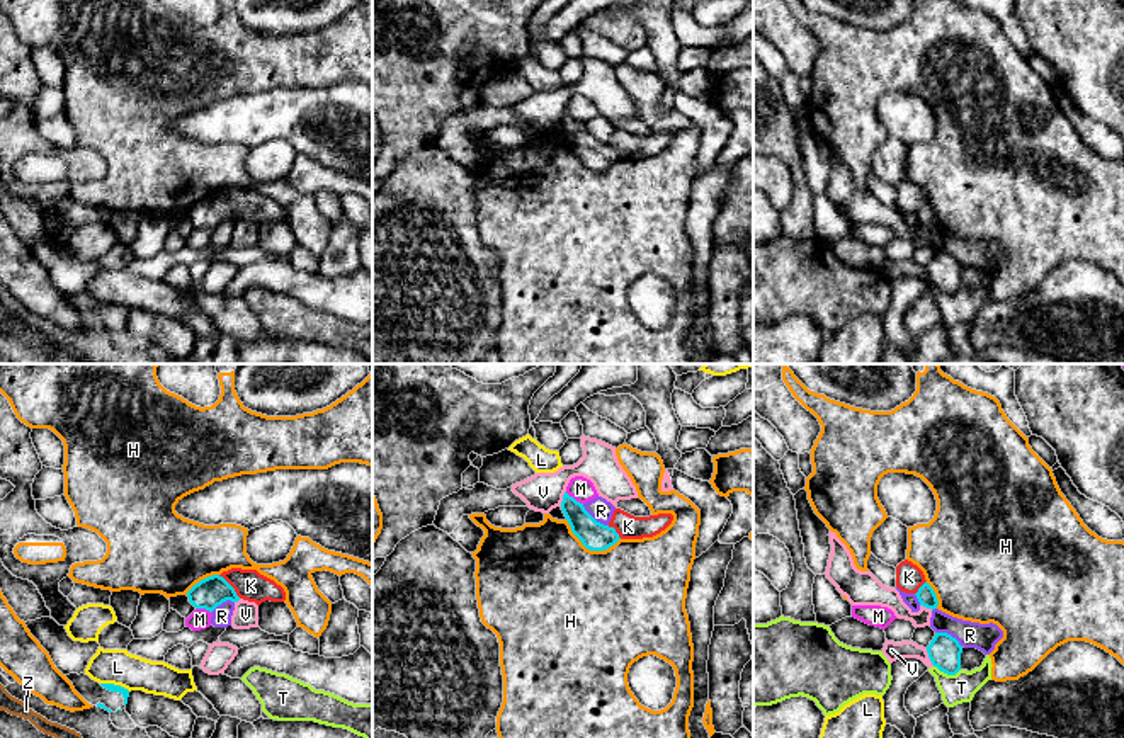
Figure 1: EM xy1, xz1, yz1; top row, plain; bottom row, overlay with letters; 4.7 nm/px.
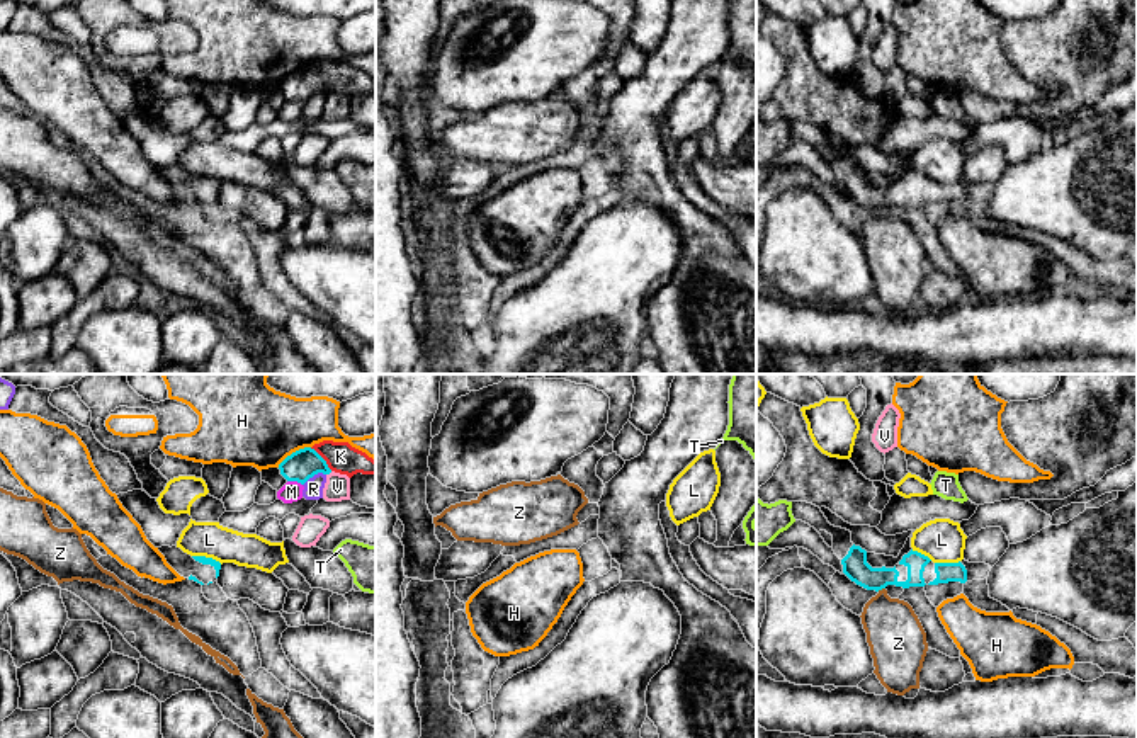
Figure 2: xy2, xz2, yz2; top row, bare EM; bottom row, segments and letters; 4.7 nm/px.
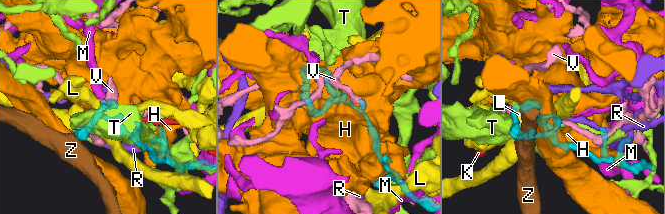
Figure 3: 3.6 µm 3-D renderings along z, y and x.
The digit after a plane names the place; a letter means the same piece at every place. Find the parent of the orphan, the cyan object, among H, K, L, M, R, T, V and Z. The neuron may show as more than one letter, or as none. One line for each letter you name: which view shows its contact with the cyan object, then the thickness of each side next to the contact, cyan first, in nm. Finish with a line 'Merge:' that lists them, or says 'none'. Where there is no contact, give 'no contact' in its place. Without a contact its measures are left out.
Merge: none

